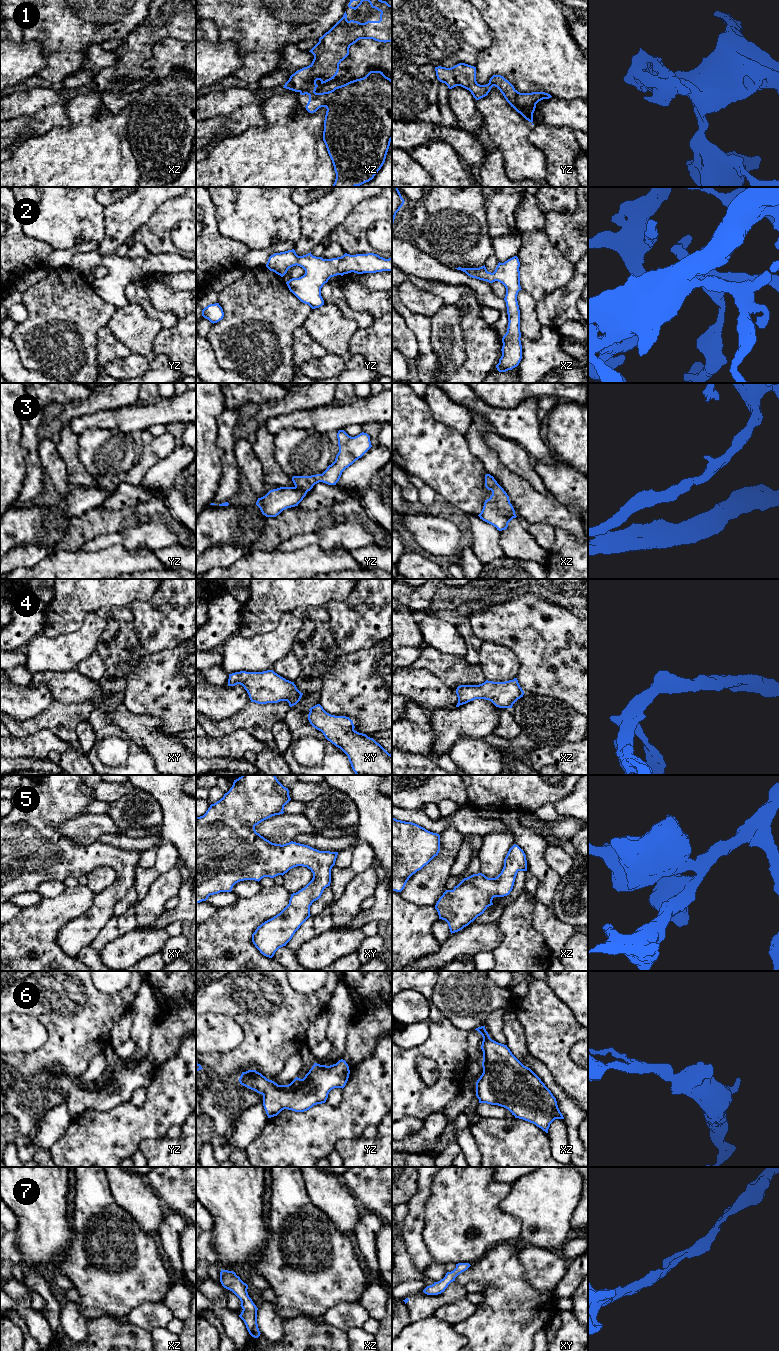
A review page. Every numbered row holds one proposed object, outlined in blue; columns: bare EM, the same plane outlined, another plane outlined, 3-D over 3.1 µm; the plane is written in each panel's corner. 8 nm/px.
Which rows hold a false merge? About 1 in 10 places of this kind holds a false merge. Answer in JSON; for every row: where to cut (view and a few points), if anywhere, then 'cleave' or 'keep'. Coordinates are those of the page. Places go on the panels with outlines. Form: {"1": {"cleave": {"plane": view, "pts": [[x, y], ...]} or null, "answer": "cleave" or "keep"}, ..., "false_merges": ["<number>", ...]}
{"1": {"cleave": null, "answer": "keep"}, "2": {"cleave": null, "answer": "keep"}, "3": {"cleave": null, "answer": "keep"}, "4": {"cleave": null, "answer": "keep"}, "5": {"cleave": null, "answer": "keep"}, "6": {"cleave": null, "answer": "keep"}, "7": {"cleave": null, "answer": "keep"}, "false_merges": []}

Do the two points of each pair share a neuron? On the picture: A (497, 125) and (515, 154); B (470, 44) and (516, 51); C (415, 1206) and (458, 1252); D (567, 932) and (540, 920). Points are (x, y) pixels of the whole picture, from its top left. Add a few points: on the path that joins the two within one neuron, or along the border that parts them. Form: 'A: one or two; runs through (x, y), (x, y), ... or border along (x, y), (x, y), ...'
A: one; runs through (504, 132), (512, 140), (515, 147)
B: two; border along (486, 23), (493, 39), (479, 53), (474, 66)
C: two; border along (431, 1193), (424, 1203), (422, 1239)
D: one; runs through (560, 932), (555, 932), (547, 924)

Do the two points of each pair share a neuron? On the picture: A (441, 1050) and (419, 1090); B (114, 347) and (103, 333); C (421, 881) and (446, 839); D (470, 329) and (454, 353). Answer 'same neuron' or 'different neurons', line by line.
A: same neuron
B: same neuron
C: same neuron
D: different neurons

